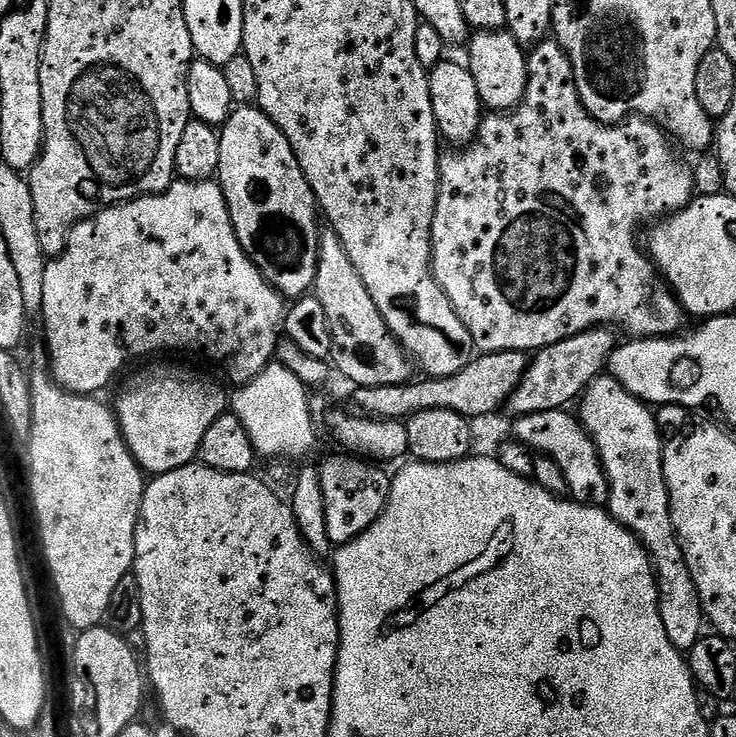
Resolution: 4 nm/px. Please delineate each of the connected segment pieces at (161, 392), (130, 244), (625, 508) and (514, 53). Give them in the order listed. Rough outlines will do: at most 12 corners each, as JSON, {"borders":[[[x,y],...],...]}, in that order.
{"borders":[[[160,364],[116,421],[149,477],[193,463],[230,408],[212,380]],[[215,179],[103,208],[49,259],[74,396],[197,352],[273,363],[286,300]],[[613,376],[578,419],[608,479],[607,511],[644,543],[666,638],[706,621],[670,514],[656,412]],[[480,30],[466,63],[480,103],[503,114],[524,100],[528,56],[507,30]]]}

